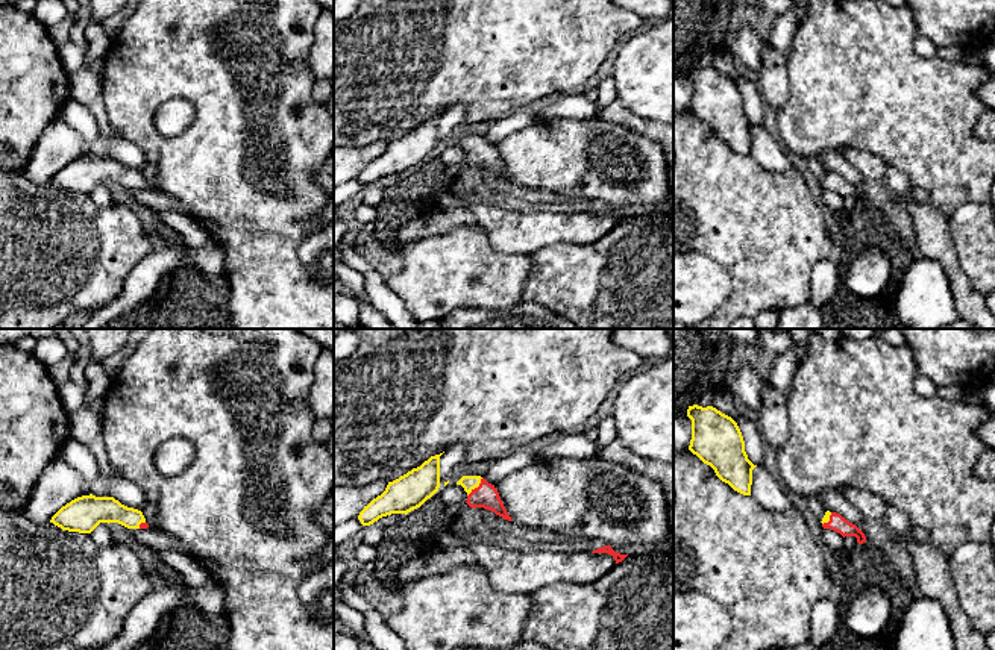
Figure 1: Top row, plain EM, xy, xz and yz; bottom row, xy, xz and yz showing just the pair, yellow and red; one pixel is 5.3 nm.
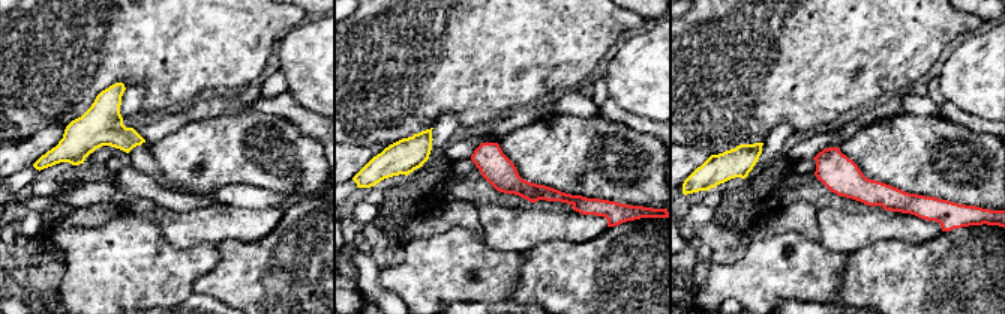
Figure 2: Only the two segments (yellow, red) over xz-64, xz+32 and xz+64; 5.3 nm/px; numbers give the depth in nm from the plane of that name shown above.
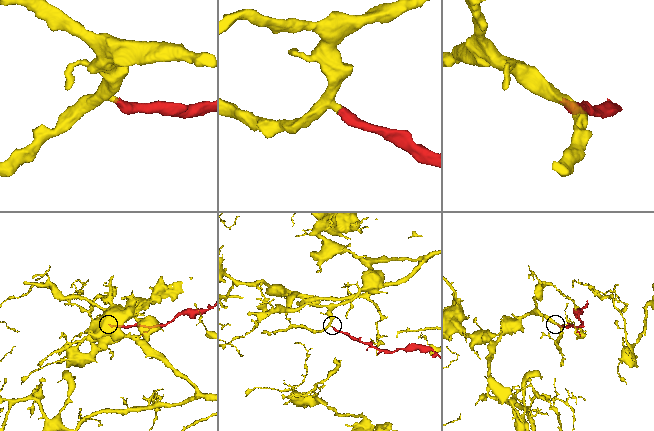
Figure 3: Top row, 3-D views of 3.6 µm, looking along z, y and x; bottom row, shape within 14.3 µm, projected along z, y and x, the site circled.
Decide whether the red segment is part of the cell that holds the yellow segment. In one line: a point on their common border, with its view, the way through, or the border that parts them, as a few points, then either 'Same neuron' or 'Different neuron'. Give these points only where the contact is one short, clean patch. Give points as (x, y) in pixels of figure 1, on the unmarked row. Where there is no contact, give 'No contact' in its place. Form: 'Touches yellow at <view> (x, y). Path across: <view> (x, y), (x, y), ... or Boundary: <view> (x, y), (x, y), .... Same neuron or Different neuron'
Touches yellow at xz (477, 147). Path across: xz (467, 143), (477, 147), (486, 156). Same neuron

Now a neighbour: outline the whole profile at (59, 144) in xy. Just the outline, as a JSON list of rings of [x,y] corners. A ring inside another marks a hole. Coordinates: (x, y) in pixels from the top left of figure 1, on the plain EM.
[[[59,117],[39,135],[23,174],[33,185],[47,185],[62,167],[80,158],[83,148],[80,135]]]

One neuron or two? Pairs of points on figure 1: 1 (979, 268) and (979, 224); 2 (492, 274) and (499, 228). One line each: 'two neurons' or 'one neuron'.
1: one neuron
2: two neurons

